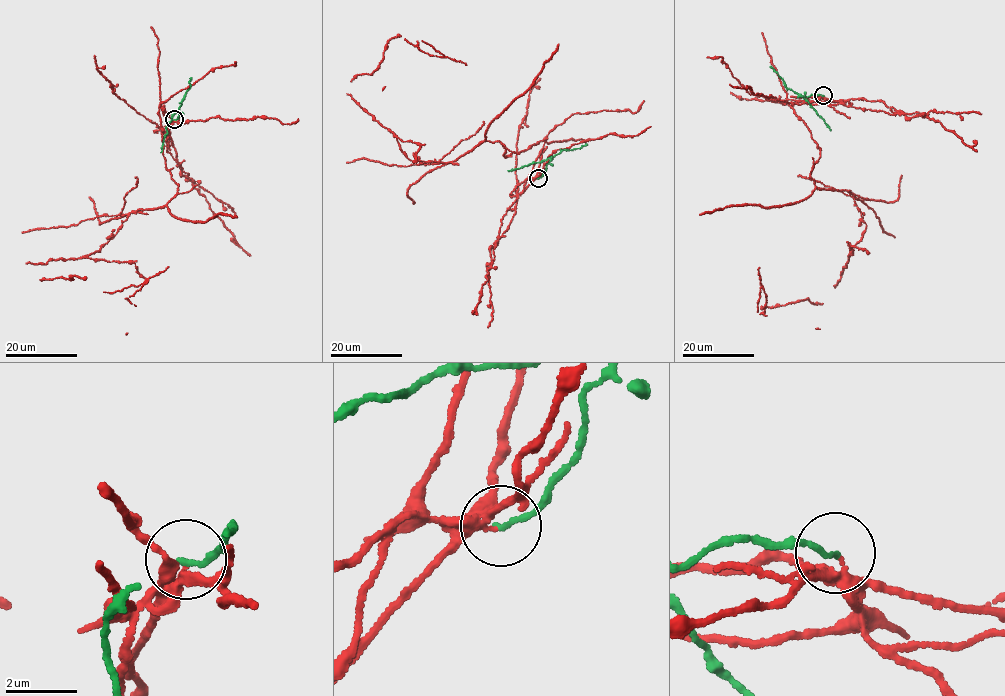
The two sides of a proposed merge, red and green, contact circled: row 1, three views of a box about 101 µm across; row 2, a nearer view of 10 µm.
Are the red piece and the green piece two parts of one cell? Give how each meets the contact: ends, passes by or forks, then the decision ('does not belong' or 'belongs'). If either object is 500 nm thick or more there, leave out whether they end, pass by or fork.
red forks there; green ends there; does not belong

